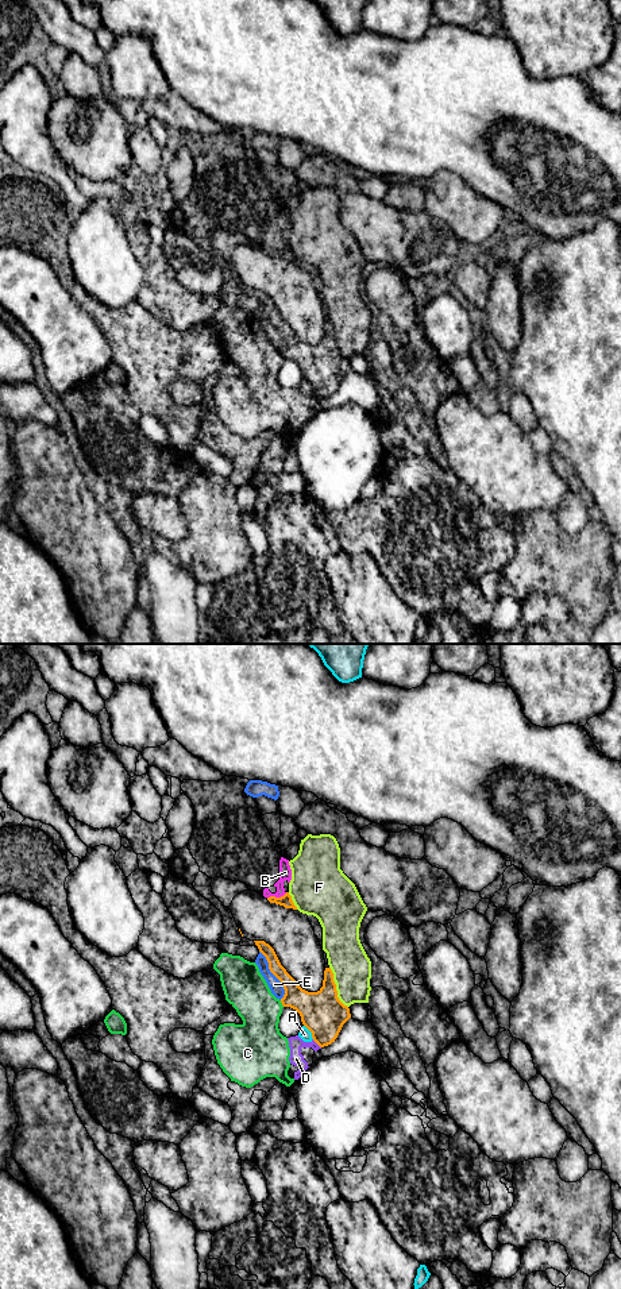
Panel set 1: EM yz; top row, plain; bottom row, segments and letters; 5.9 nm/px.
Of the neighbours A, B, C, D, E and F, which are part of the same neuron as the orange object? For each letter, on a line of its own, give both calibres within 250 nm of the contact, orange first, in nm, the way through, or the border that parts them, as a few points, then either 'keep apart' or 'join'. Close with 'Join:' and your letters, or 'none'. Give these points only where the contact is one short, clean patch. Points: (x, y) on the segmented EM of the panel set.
A: 260/70 nm | keep apart
B: 70/80 nm | along yz (286, 892), (280, 896), (267, 898) | keep apart
C: 260/240 nm | keep apart
D: 260/90 nm | keep apart
E: 140/80 nm | keep apart
F: 260/240 nm | keep apart
Join: none

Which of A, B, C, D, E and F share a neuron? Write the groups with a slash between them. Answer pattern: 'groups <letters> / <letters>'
groups A / B / C D / E / F

